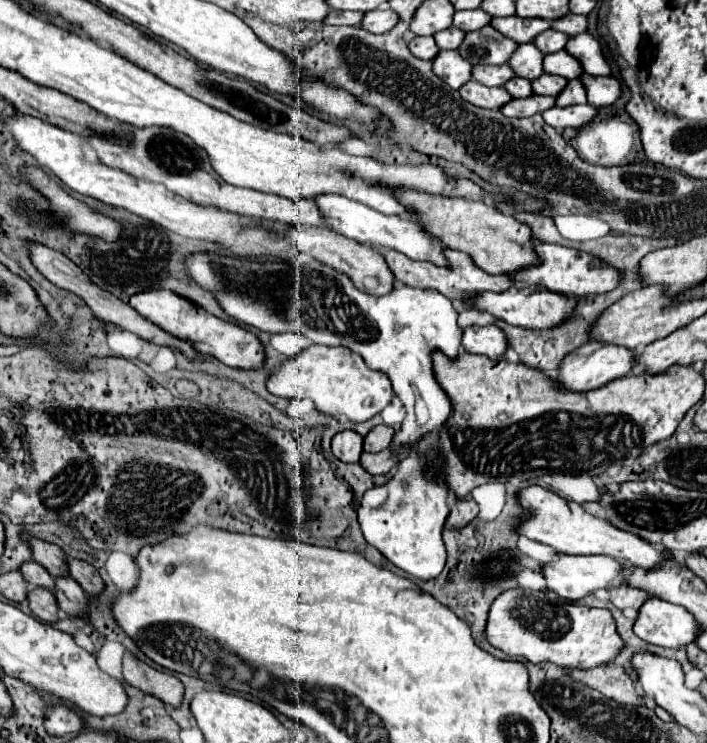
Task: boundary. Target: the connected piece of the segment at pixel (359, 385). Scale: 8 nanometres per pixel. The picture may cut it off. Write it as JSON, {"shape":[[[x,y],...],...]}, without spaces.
{"shape":[[[310,345],[296,357],[280,363],[266,381],[270,393],[288,399],[312,399],[316,409],[334,415],[344,413],[350,421],[368,421],[392,401],[390,379],[382,371],[366,367],[364,359],[348,347]]]}

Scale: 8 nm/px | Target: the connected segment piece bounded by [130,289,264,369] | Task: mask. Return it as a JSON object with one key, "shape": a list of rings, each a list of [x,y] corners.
{"shape":[[[158,289],[158,291],[142,291],[138,295],[130,297],[130,305],[146,319],[150,319],[154,325],[162,327],[166,333],[188,341],[196,351],[204,355],[212,355],[224,365],[238,367],[238,369],[252,369],[260,367],[264,361],[264,351],[254,333],[248,329],[242,329],[236,323],[218,319],[216,315],[210,315],[208,311],[202,311],[202,307],[190,303],[188,299],[182,299],[180,295],[174,295],[172,291]]]}

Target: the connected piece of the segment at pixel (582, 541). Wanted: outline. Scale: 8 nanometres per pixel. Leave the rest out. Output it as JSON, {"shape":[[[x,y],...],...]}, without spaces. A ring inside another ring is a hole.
{"shape":[[[532,485],[526,489],[520,489],[518,493],[518,503],[522,505],[524,519],[518,523],[516,533],[524,535],[532,541],[544,543],[548,547],[554,547],[560,553],[570,553],[570,555],[608,555],[620,561],[630,561],[638,567],[650,569],[662,563],[664,559],[672,559],[672,553],[664,553],[656,547],[652,547],[648,541],[640,539],[634,533],[620,531],[614,525],[606,523],[600,517],[594,517],[582,509],[580,503],[574,503],[570,499],[564,499],[544,487]]]}

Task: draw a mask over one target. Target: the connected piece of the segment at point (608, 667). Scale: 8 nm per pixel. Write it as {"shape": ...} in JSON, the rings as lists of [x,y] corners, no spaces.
{"shape":[[[606,663],[602,667],[592,667],[586,671],[568,669],[568,675],[584,683],[586,687],[600,691],[608,699],[614,699],[616,703],[636,703],[638,701],[638,693],[634,691],[632,679],[616,663]]]}

